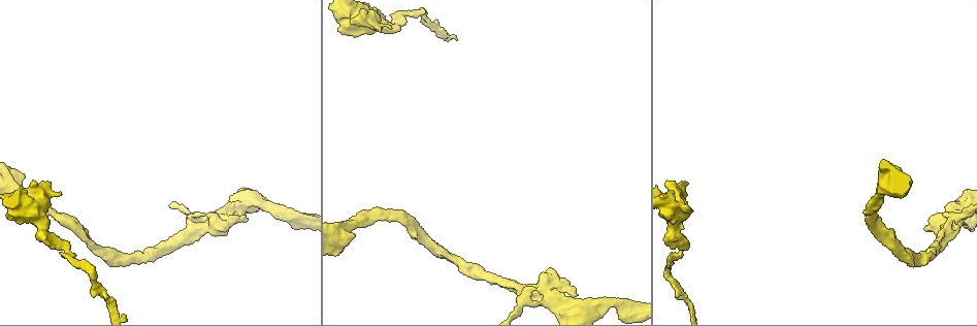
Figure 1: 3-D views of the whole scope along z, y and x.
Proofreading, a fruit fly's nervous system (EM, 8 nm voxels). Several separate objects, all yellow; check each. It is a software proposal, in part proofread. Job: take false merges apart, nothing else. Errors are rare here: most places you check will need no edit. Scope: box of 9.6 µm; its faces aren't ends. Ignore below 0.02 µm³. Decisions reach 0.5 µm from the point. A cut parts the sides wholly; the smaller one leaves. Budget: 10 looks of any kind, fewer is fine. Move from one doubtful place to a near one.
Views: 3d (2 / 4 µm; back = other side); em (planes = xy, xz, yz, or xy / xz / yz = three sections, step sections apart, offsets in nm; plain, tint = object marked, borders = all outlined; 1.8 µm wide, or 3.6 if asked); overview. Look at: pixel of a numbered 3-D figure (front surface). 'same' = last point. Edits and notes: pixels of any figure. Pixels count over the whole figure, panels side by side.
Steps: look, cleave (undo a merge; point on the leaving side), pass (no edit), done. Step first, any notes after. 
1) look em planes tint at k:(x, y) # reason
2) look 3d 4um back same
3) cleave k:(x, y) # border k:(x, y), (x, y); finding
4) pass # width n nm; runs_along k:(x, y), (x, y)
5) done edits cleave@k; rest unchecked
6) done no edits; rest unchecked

look em 3.6um planes borders at 1:(340, 228) # calibre changes

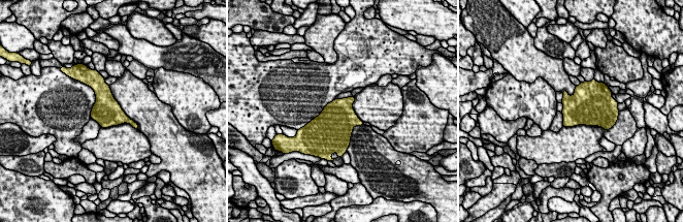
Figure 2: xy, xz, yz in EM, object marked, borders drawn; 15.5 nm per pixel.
pass # all the same neuron

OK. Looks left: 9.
look 3d 4um back at 1:(193, 233) # two arms in line, one across

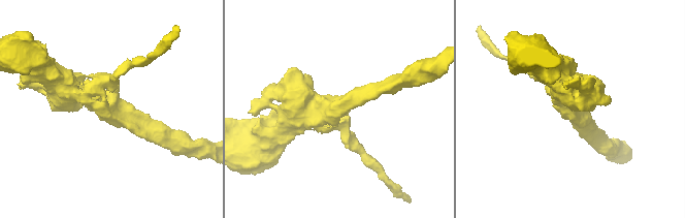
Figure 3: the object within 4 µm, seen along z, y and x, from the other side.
look em planes borders at 3:(109, 107) # arms 3; arm_widths 200, 240, 420 nm

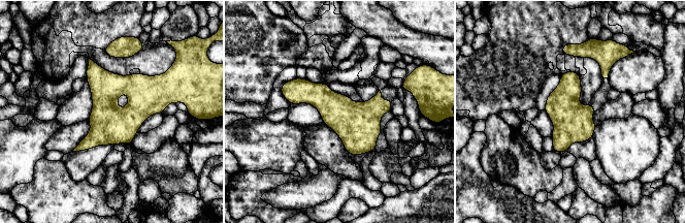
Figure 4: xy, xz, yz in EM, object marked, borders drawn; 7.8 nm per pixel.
pass # runs_along 4:(168, 100), (148, 100), (79, 148); one neuron here

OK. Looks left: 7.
look 3d 2um at 1:(64, 254) # a narrow waist

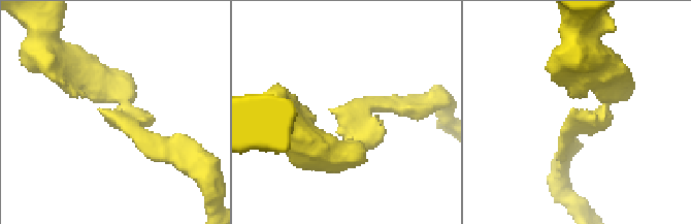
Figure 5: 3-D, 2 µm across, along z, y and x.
look em planes plain at 5:(603, 113) # need the tissue

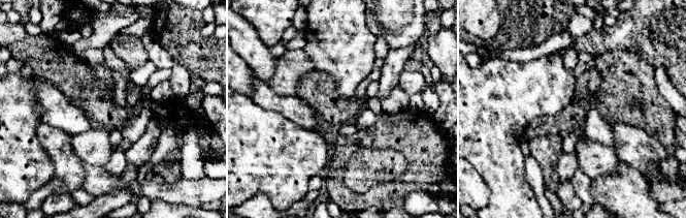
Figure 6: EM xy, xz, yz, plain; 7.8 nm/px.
look em planes tint same # with the object marked

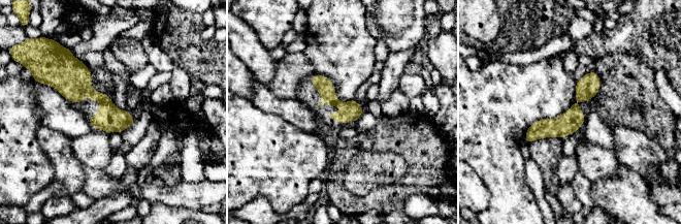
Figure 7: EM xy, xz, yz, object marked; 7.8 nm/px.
pass # continuous, no second neuron

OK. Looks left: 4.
look em 3.6um yz step 4 tint at 1:(372, 22) # thick turns thin

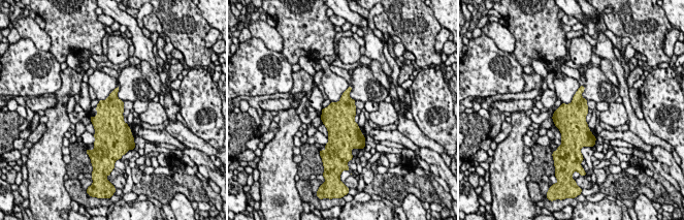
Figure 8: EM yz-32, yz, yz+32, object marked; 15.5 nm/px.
look em 3.6um planes tint same

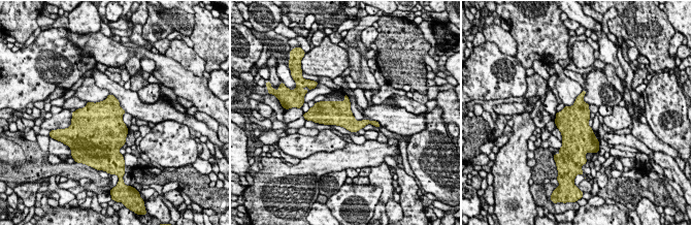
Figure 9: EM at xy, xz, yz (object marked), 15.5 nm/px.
pass # continuous, no second neuron

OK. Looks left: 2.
done no edits; rest unchecked

